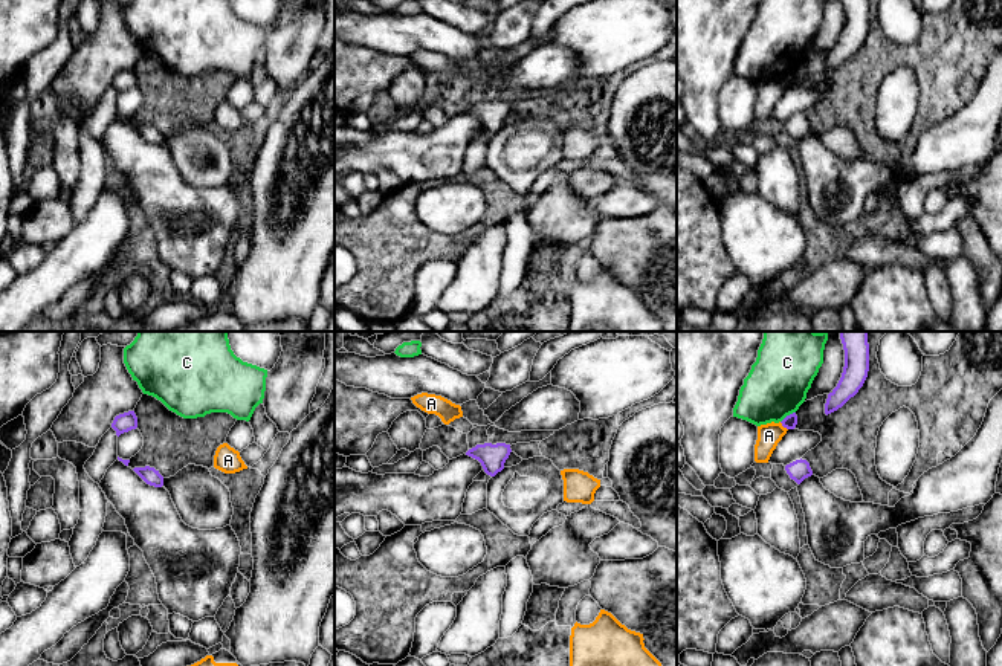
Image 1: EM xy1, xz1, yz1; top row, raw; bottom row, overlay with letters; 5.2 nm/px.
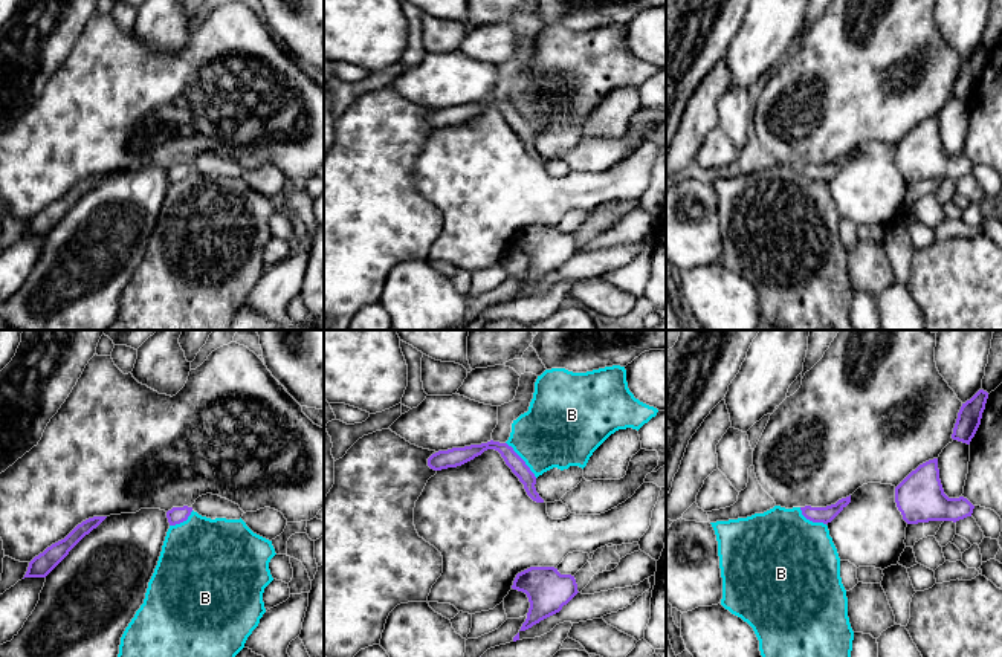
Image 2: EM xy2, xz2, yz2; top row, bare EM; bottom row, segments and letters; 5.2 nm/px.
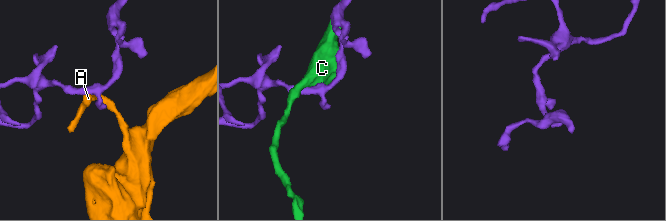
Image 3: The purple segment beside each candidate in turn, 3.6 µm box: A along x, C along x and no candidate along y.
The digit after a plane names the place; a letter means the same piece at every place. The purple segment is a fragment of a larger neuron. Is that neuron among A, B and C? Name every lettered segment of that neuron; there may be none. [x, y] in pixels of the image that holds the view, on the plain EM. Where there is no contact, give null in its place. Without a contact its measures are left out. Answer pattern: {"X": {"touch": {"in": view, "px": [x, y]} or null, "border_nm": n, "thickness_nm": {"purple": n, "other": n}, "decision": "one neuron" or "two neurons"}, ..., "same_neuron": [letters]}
{"A": {"touch": {"in": "yz1", "px": [784, 84]}, "border_nm": 60, "thickness_nm": {"purple": 70, "other": 120}, "decision": "two neurons"}, "B": {"touch": {"in": "xz2", "px": [523, 118]}, "border_nm": 260, "thickness_nm": {"purple": 90, "other": 400}, "decision": "two neurons"}, "C": {"touch": {"in": "yz1", "px": [787, 74]}, "border_nm": 100, "thickness_nm": {"purple": 70, "other": 320}, "decision": "two neurons"}, "same_neuron": []}

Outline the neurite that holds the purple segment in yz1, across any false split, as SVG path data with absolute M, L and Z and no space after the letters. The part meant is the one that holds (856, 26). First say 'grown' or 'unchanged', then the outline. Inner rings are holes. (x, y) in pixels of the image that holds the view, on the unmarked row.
unchanged | M842 0L845 8L845 24L837 44L828 52L825 72L842 66L863 44L869 29L869 2Z

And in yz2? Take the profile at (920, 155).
unchanged | M938 116L920 122L895 145L895 160L907 182L956 180L971 174L975 167L967 156L949 156L944 151Z

